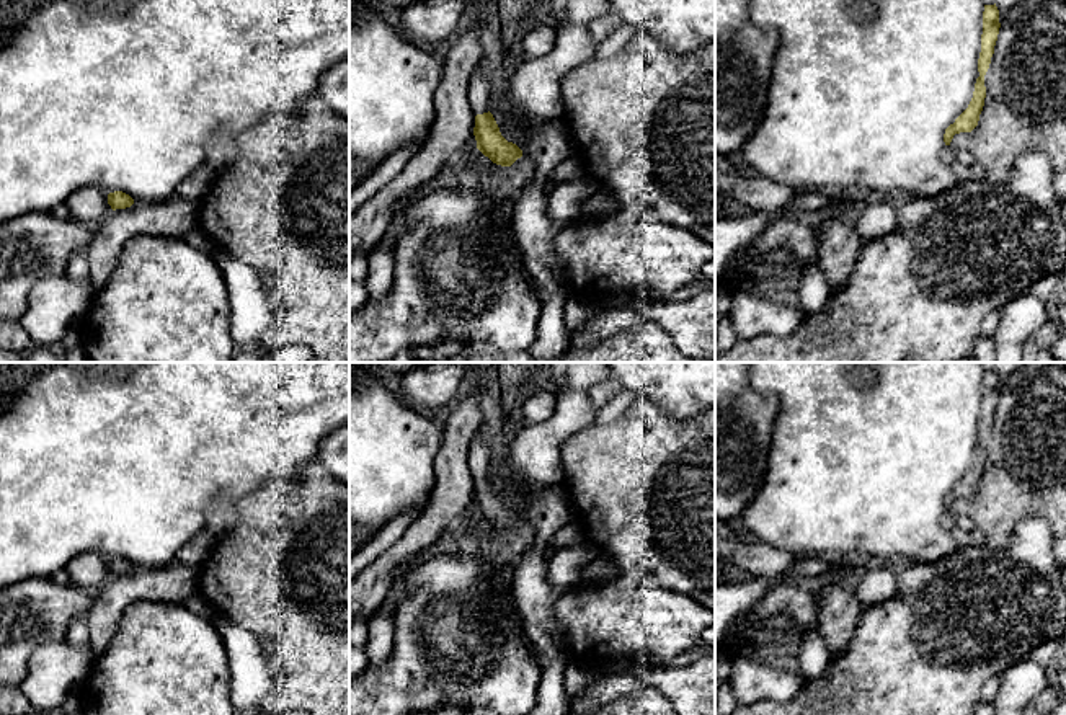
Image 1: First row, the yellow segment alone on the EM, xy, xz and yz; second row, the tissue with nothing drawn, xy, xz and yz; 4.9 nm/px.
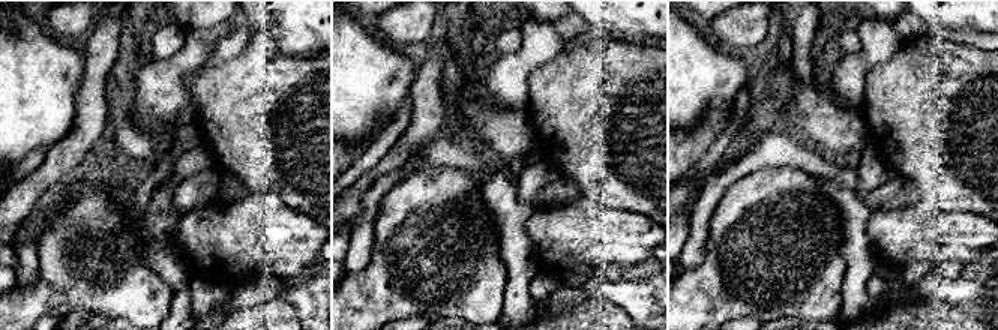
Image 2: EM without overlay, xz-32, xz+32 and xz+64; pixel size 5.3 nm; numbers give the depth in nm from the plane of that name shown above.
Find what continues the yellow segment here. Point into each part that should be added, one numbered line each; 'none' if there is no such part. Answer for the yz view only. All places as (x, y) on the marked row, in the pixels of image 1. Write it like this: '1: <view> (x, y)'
none

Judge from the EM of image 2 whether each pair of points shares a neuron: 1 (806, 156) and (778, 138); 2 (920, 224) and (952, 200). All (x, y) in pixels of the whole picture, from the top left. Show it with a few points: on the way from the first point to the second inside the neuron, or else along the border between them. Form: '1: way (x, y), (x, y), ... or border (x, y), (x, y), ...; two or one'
1: way (799, 153), (791, 152), (785, 146); one
2: border (940, 207), (974, 213); two

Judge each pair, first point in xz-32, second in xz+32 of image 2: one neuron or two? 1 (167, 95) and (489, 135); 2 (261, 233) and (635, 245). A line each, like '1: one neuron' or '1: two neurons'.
1: two neurons
2: one neuron

